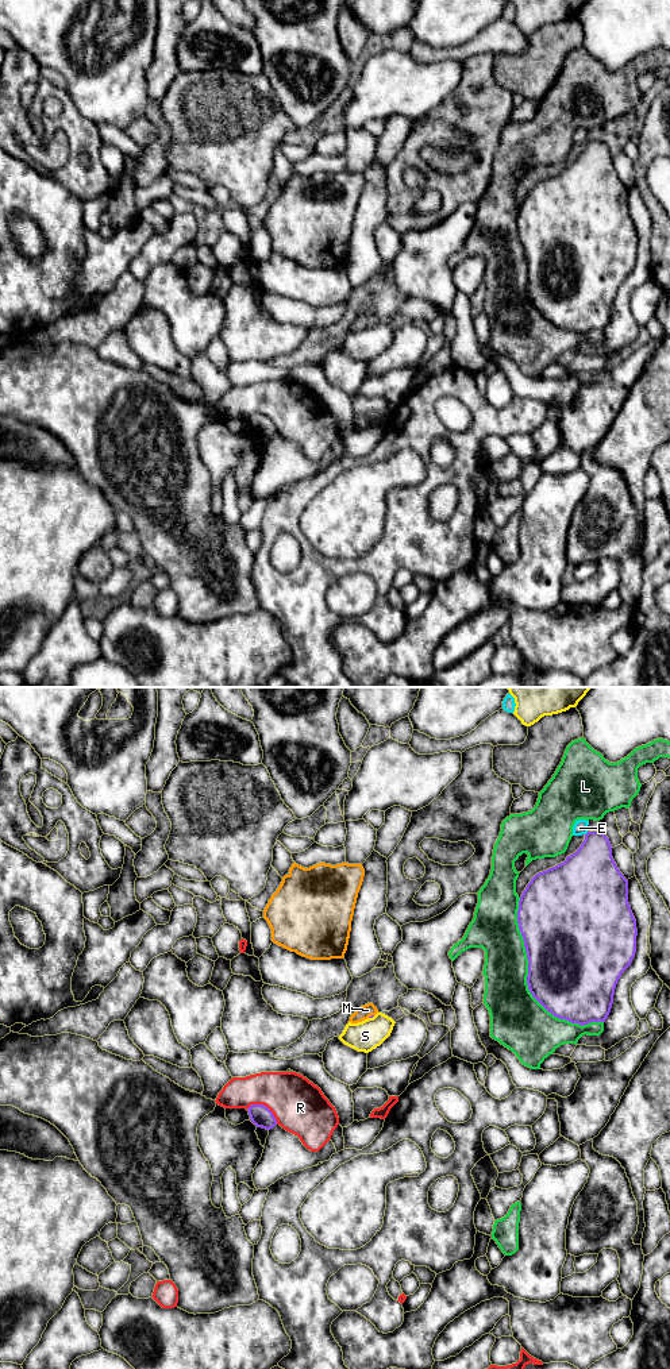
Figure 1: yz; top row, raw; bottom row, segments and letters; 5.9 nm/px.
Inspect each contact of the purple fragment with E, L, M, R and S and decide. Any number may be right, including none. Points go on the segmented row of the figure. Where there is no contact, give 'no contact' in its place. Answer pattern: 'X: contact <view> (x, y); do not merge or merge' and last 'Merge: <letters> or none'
E: contact yz (586, 833); do not merge
L: contact yz (527, 982); do not merge
M: contact yz (372, 1015); merge
R: contact yz (265, 1106); do not merge
S: contact yz (372, 1017); do not merge
Merge: M

